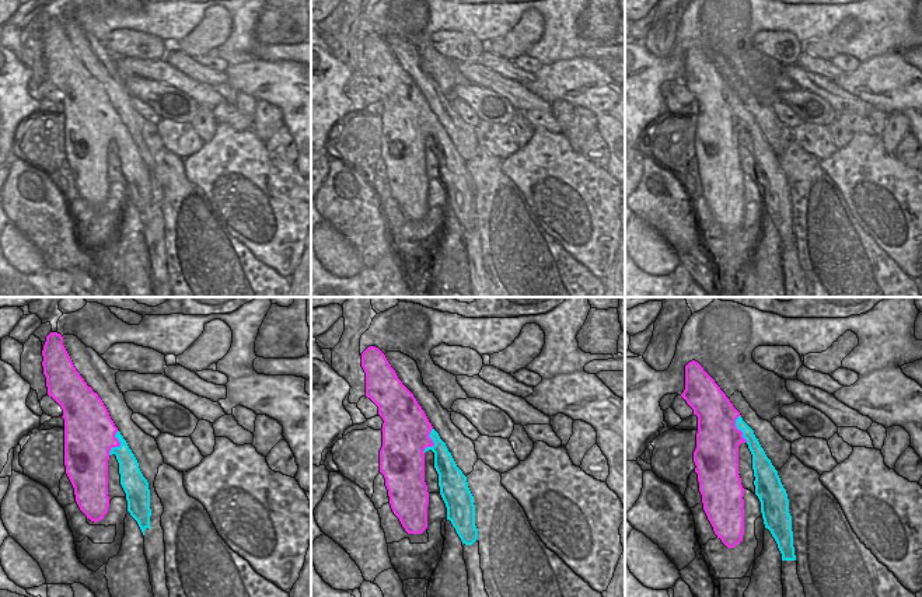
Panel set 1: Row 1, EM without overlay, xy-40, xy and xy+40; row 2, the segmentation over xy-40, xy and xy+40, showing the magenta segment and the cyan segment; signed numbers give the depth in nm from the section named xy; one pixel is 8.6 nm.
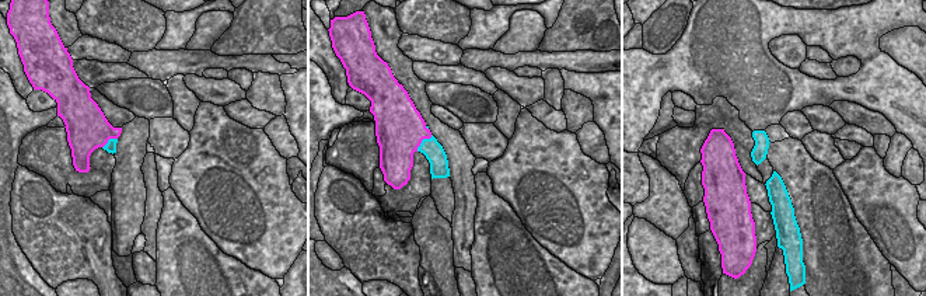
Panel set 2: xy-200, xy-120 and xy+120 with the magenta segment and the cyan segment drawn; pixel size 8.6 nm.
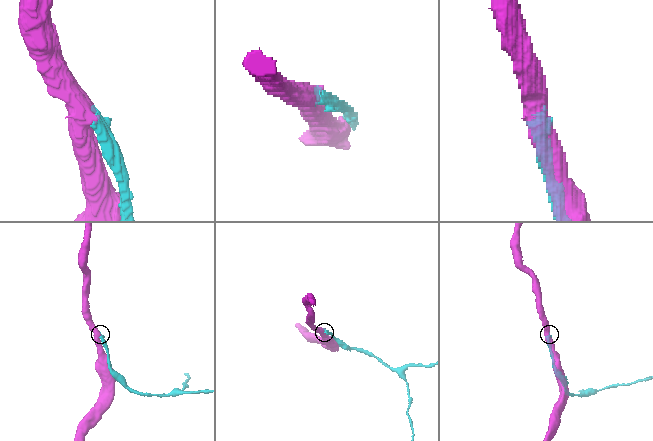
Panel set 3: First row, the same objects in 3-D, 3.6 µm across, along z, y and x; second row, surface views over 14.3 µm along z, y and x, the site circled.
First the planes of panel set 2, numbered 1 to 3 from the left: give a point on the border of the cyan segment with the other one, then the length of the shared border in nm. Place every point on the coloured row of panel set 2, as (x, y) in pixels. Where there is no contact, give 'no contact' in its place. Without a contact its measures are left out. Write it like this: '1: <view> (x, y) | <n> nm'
1: xy-200 (108, 139) | 160 nm
2: xy-120 (422, 139) | 200 nm
3: no contact

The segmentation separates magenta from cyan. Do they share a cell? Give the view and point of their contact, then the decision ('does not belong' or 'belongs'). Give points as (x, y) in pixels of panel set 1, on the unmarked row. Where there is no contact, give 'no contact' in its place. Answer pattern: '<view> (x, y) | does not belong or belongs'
xy-40 (119, 131) | belongs

